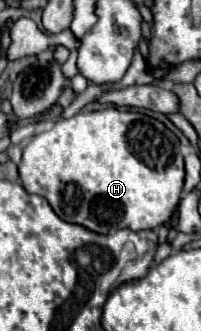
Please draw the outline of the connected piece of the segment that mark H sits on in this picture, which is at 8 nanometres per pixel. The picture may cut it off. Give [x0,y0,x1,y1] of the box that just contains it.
[19,108,185,234]

